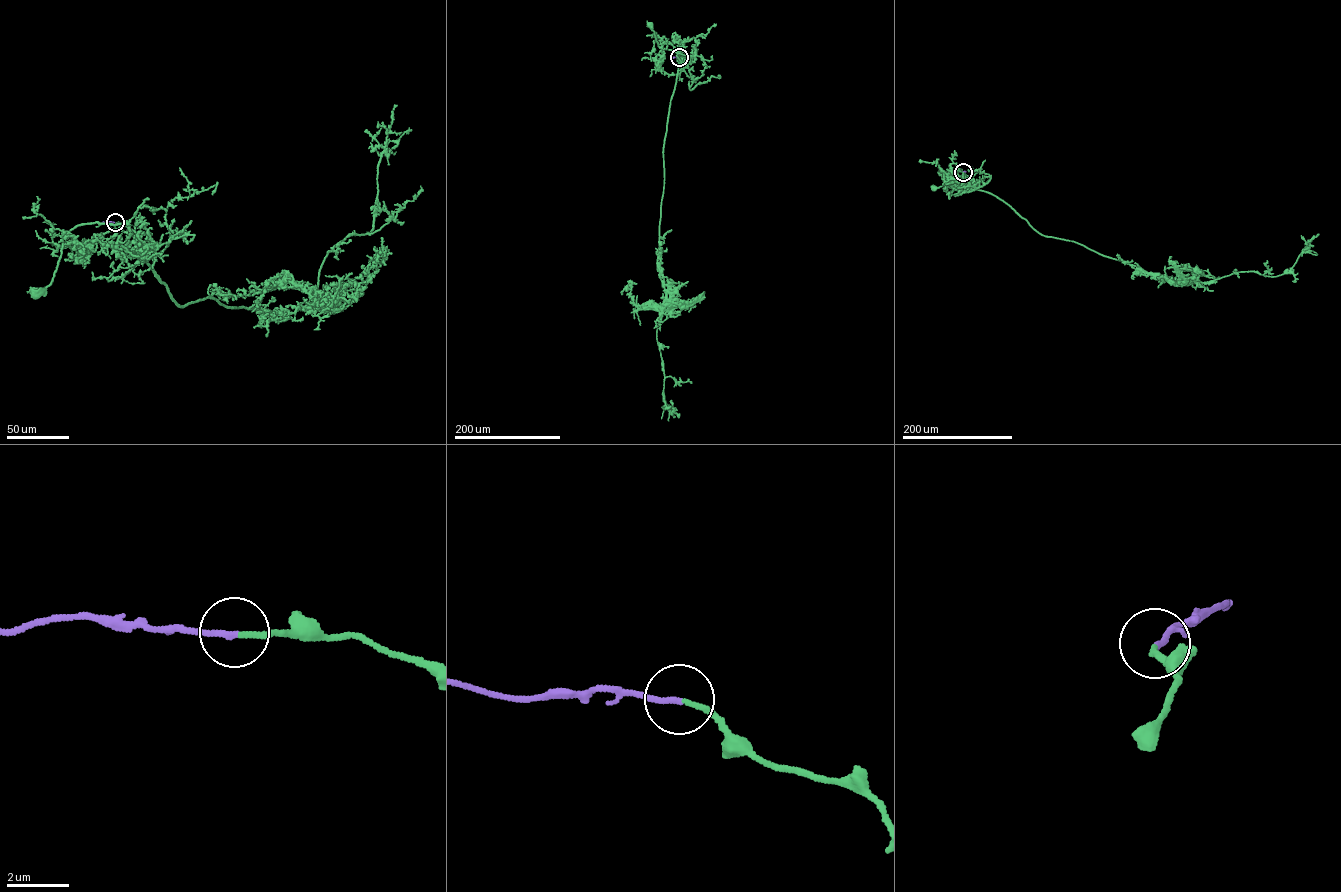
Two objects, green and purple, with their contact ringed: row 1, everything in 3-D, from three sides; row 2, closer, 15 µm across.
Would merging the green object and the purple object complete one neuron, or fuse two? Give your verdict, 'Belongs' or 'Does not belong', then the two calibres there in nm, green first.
Belongs. Thickness 160 nm (green) against 190 nm

